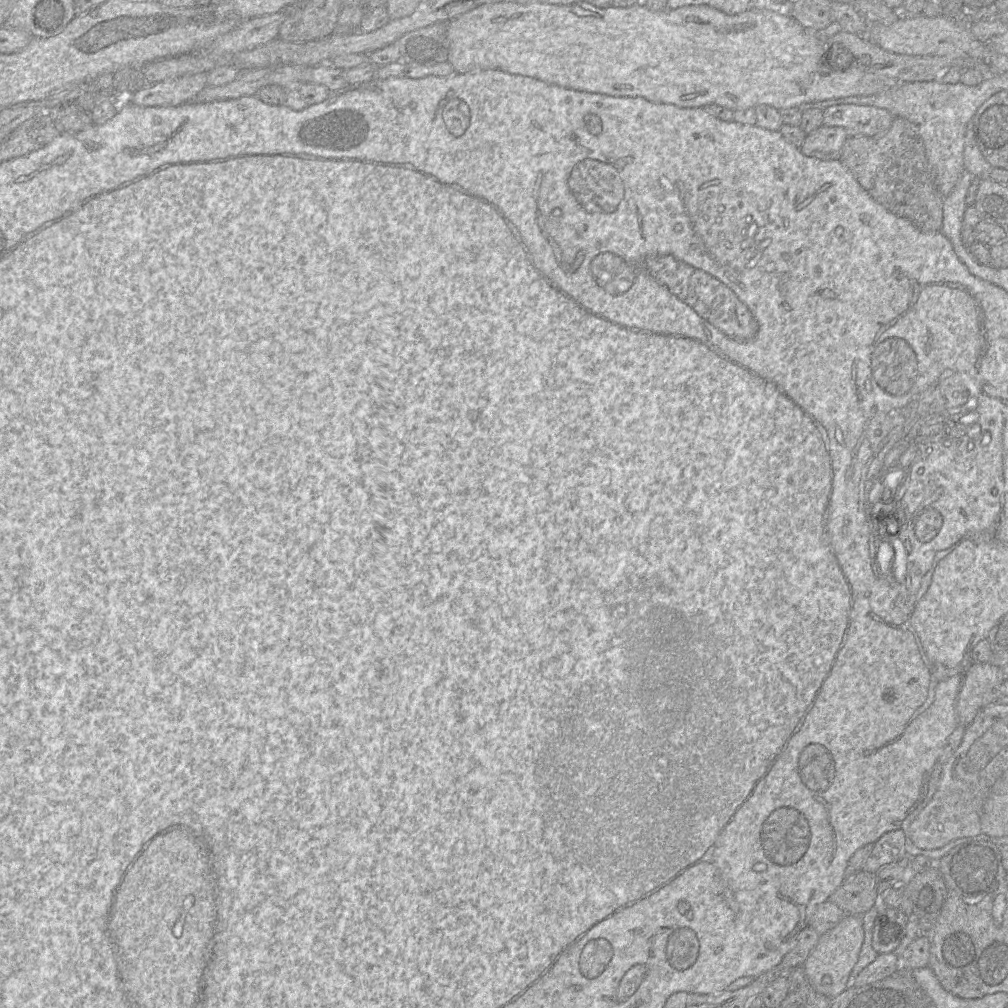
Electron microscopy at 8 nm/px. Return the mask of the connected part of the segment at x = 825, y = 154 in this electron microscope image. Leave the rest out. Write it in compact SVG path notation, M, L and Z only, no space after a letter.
M822 125L817 130L807 134L799 150L806 156L821 160L839 159L842 147L848 138L843 127Z

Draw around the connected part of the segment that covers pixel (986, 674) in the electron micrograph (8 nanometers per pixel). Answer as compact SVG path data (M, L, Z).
M972 663L960 687L956 712L959 725L969 726L977 713L1002 697L1005 679L1001 667L992 663Z

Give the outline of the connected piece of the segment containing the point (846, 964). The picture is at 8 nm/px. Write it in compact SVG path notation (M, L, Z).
M845 915L834 928L820 935L816 947L802 965L815 991L832 999L851 985L851 971L858 960L863 939L862 919L857 915Z

